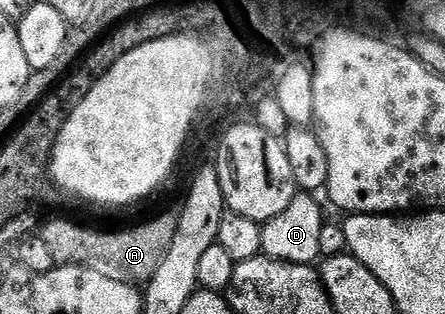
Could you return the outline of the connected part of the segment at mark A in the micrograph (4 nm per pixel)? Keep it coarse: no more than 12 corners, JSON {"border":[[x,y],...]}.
{"border":[[177,209],[131,230],[66,218],[40,237],[59,266],[145,284],[176,236]]}

